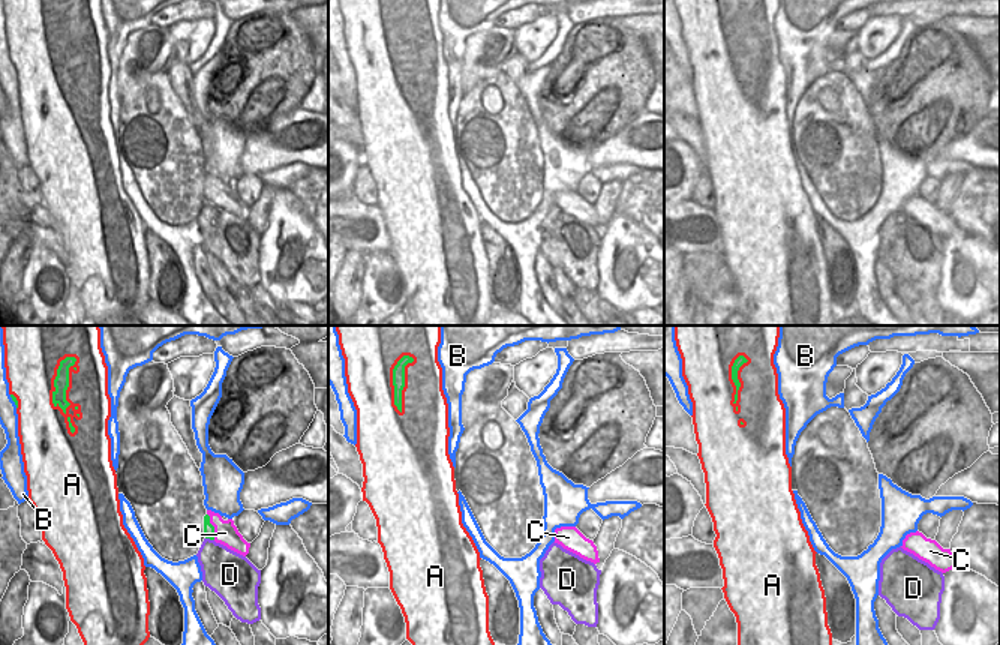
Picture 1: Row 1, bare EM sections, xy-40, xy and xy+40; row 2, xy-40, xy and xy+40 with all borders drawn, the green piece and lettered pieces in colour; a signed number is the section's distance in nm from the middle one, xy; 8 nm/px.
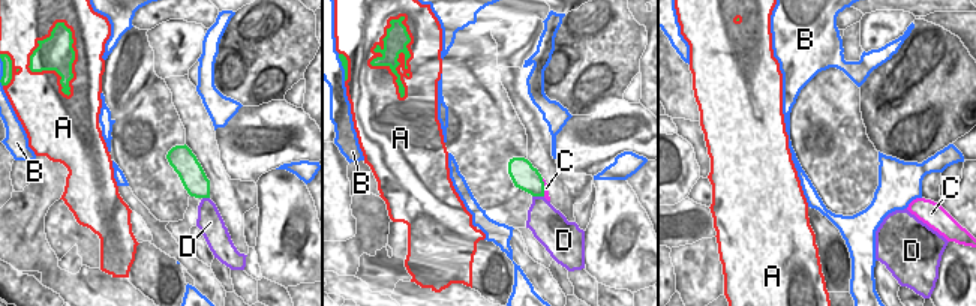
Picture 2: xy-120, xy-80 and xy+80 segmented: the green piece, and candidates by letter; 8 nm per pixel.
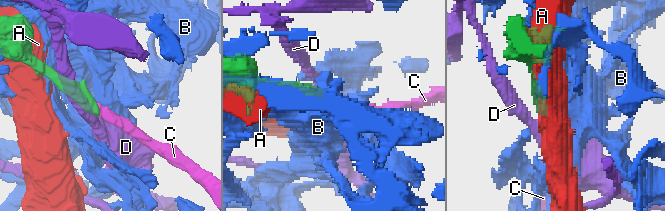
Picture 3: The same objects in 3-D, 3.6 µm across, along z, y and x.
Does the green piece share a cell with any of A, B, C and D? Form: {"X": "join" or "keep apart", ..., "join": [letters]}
{"A": "keep apart", "B": "keep apart", "C": "join", "D": "keep apart", "join": ["C"]}

